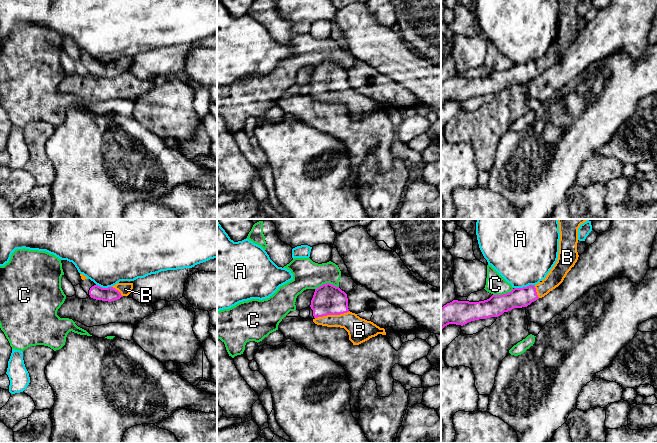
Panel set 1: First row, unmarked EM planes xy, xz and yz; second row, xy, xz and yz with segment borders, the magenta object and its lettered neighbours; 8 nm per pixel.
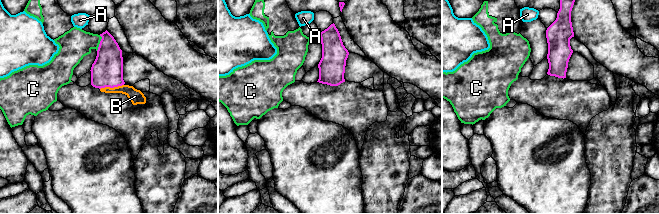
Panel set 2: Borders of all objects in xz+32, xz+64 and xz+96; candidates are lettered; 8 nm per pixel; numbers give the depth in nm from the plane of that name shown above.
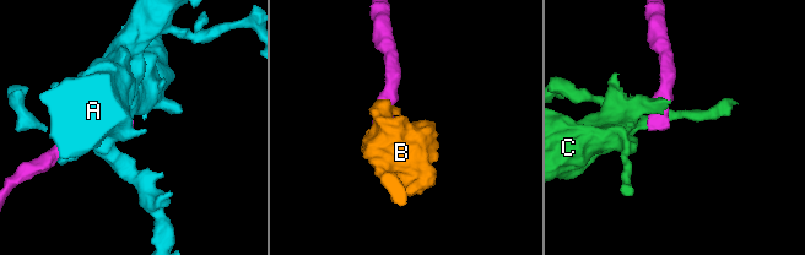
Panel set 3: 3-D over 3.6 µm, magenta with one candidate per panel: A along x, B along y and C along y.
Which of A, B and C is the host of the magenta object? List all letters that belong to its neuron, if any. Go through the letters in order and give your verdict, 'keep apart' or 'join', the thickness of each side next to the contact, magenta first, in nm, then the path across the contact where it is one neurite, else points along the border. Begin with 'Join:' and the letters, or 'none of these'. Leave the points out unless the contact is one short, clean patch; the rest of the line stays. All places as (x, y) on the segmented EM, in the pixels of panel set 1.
Join: B
A: keep apart; 160 nm thick on the magenta side, 480 nm on the other; border along yz (534, 285), (514, 288)
B: join; 240 nm thick on the magenta side, 180 nm on the other; runs through xz (328, 299), (332, 314), (350, 321), (358, 329)
C: keep apart; 240 nm thick on the magenta side, 220 nm on the other; border along xz (338, 286), (323, 283), (315, 289)

